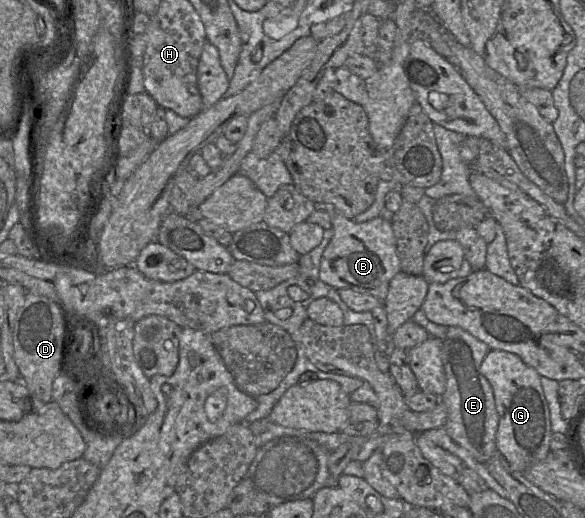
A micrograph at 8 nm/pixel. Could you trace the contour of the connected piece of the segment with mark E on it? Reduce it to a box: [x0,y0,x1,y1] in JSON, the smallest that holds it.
[440,326,502,463]

